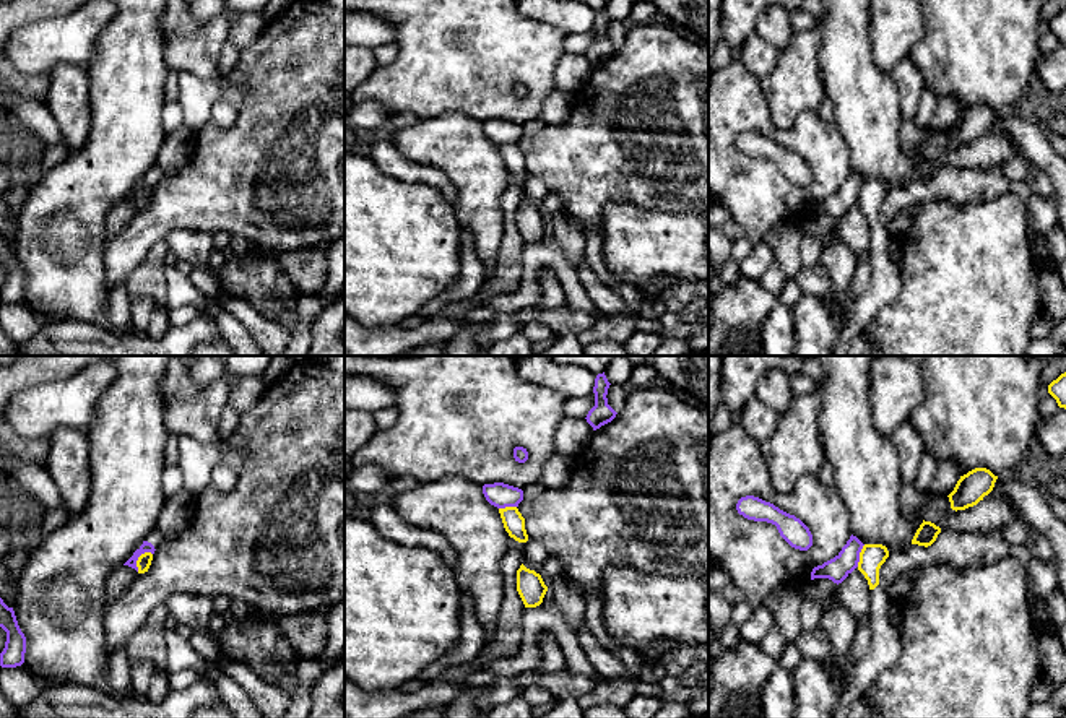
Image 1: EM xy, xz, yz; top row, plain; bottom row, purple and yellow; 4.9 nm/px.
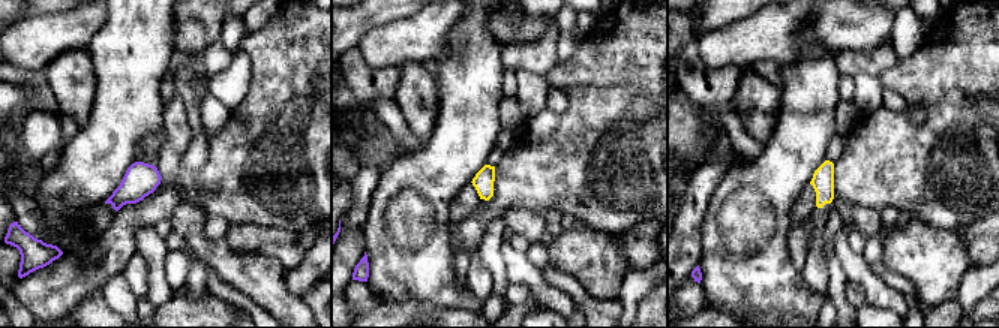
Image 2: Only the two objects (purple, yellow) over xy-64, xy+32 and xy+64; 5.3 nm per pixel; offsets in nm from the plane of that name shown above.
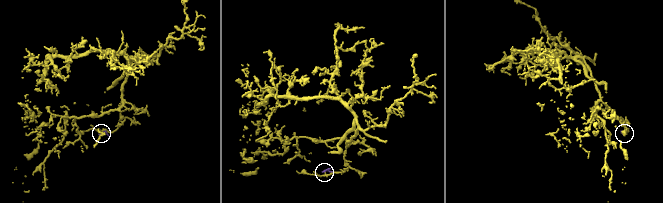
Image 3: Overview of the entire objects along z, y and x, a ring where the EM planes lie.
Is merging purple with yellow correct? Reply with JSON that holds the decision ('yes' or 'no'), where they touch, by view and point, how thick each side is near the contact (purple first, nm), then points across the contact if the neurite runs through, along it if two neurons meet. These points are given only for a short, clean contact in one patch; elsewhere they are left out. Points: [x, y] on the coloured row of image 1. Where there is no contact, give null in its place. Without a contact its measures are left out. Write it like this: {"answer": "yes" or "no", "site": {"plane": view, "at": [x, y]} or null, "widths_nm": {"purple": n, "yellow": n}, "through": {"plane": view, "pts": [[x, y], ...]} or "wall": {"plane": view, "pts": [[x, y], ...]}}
{"answer": "no", "site": {"plane": "xy", "at": [137, 559]}, "widths_nm": {"purple": 50, "yellow": 70}, "wall": {"plane": "xy", "pts": [[150, 551], [138, 557], [137, 570]]}}

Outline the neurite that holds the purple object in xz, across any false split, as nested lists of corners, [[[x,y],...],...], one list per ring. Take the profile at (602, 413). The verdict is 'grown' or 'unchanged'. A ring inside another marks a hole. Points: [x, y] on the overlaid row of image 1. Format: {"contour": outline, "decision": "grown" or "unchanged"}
{"contour": [[[598,374],[595,378],[595,387],[593,387],[593,393],[595,393],[595,406],[588,411],[587,414],[587,422],[593,427],[593,430],[600,429],[601,426],[611,422],[616,417],[616,411],[608,404],[608,388],[609,388],[609,382],[603,374]]], "decision": "unchanged"}

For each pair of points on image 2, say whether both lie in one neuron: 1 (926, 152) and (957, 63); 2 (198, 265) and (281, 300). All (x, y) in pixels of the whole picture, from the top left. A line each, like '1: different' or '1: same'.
1: same
2: different

